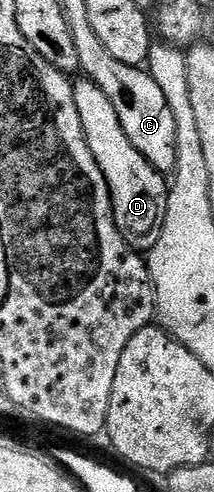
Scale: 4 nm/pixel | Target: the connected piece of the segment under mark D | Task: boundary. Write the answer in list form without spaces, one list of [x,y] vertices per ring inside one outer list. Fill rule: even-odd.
[[[81,77],[73,83],[73,92],[75,109],[79,109],[79,121],[83,121],[83,133],[87,137],[87,149],[91,149],[91,157],[95,157],[107,181],[115,225],[130,249],[137,253],[148,253],[163,233],[170,184],[166,176],[155,170],[147,157],[143,157],[143,153],[139,153],[139,149],[127,141],[127,133],[123,133],[123,125],[119,125],[115,105],[111,105],[107,93],[103,93],[99,85]]]

